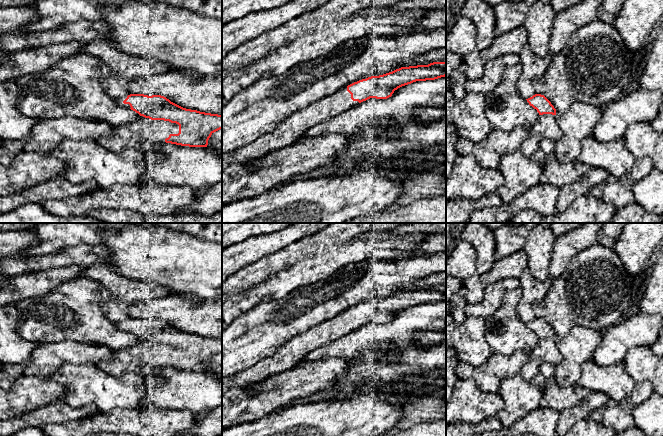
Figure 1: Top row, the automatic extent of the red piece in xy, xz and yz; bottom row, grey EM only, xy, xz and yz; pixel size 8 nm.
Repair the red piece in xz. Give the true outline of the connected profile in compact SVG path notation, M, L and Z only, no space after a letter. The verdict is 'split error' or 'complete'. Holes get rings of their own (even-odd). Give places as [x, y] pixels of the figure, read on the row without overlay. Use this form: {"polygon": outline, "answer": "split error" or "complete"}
{"polygon": "M433 286L428 289L401 291L383 299L354 306L337 317L297 335L273 355L229 377L224 377L222 395L229 389L245 389L274 373L294 368L302 362L307 353L351 333L358 327L370 322L387 323L402 310L445 300L446 286Z", "answer": "split error"}

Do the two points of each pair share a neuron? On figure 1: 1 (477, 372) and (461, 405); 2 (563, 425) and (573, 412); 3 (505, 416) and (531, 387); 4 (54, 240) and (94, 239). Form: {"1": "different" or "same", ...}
{"1": "different", "2": "same", "3": "same", "4": "same"}

